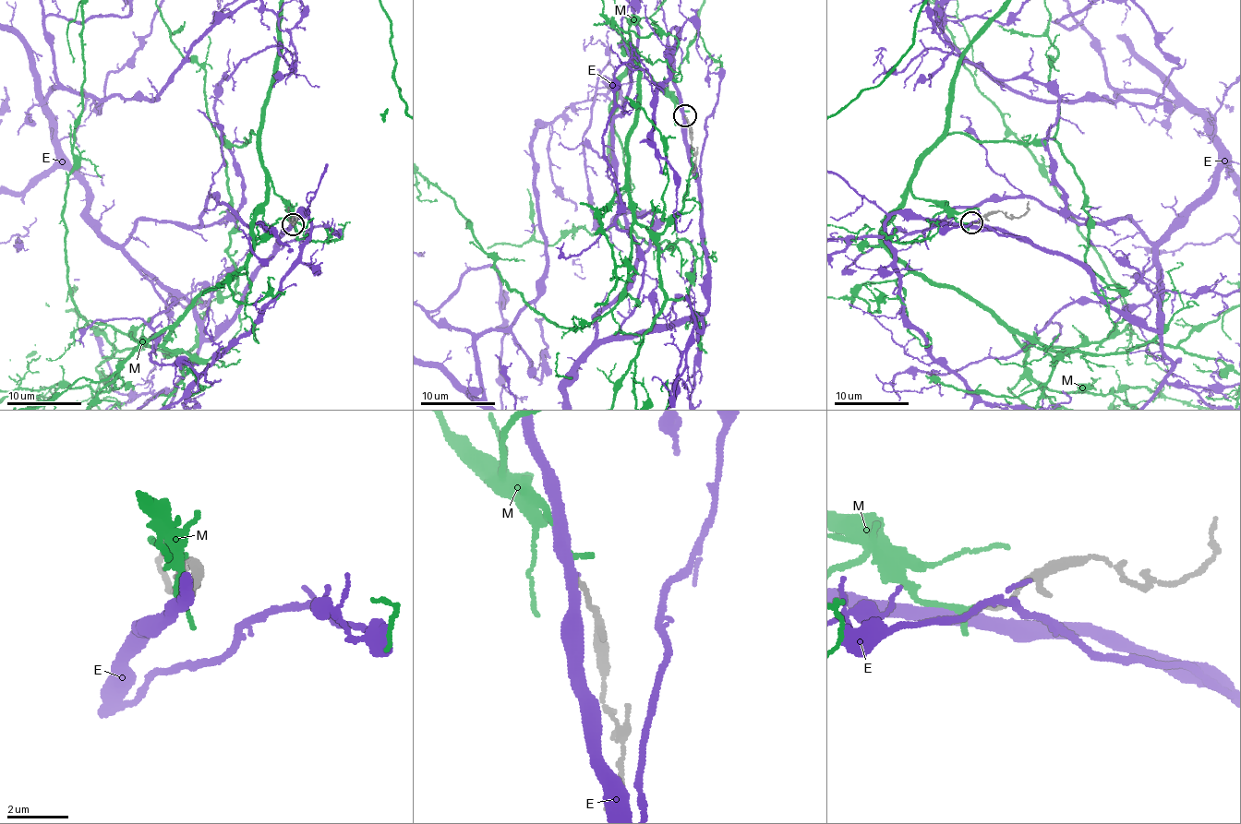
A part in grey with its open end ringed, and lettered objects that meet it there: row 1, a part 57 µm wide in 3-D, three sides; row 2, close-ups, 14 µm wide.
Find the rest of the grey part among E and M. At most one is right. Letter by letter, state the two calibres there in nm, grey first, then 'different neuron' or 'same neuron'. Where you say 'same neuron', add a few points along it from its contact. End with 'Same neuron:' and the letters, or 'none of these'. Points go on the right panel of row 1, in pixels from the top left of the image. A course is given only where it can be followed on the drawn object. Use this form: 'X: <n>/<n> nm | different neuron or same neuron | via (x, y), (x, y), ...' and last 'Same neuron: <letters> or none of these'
E: 160/280 nm | different neuron
M: 160/140 nm | same neuron
Same neuron: M

